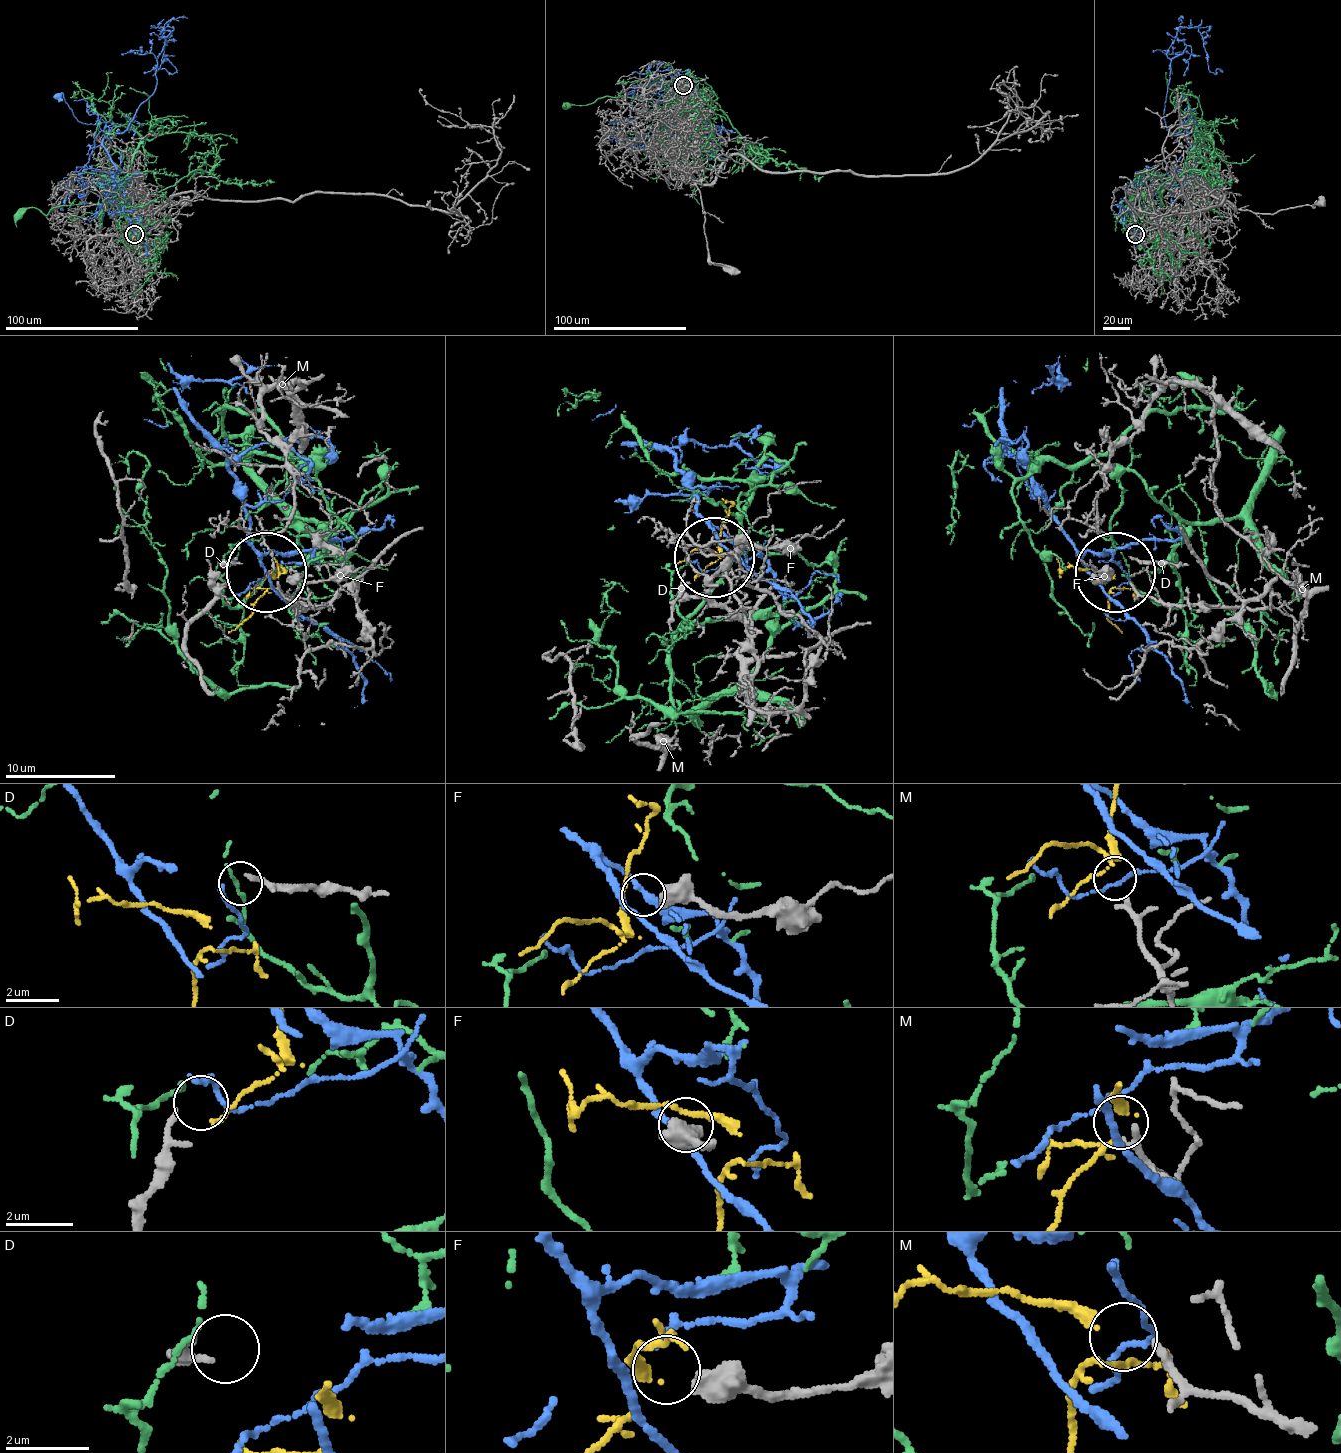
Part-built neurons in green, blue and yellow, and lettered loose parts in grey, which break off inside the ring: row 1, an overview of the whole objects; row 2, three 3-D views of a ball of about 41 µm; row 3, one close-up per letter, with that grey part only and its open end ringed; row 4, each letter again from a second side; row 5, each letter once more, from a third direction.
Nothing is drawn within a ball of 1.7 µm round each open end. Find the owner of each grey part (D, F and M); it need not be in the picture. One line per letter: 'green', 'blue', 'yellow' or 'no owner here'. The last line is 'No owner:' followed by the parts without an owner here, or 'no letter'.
D: no owner here
F: no owner here
M: yellow
No owner: D, F

